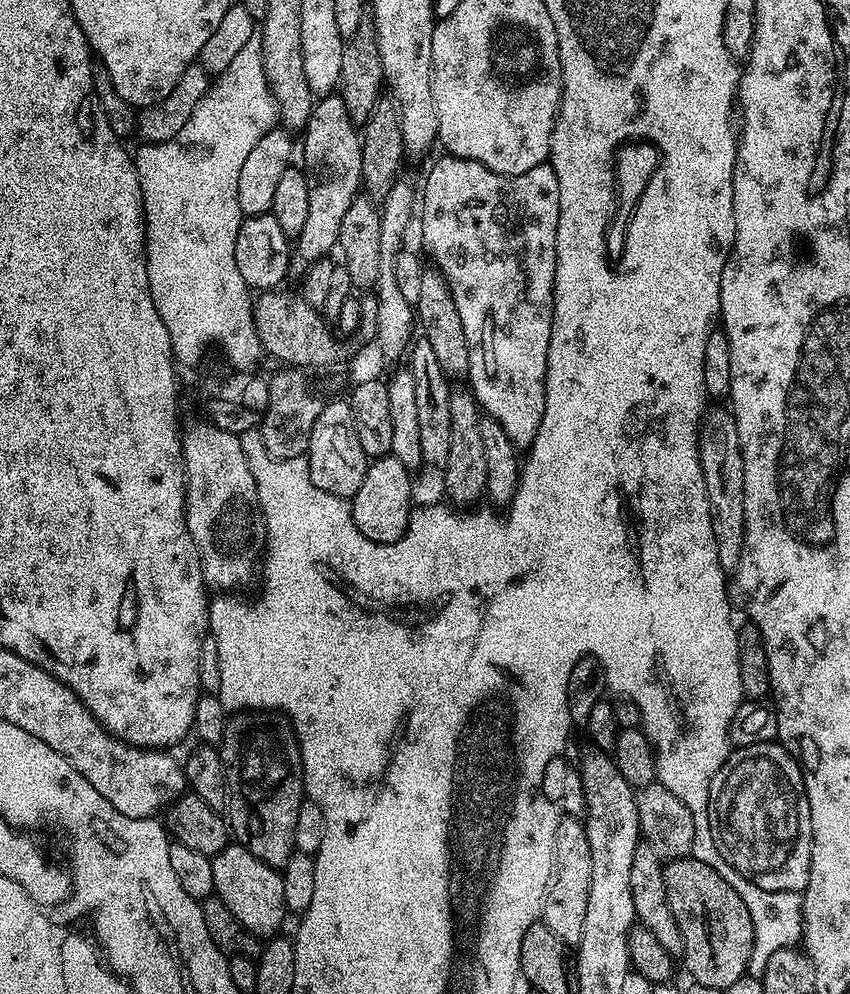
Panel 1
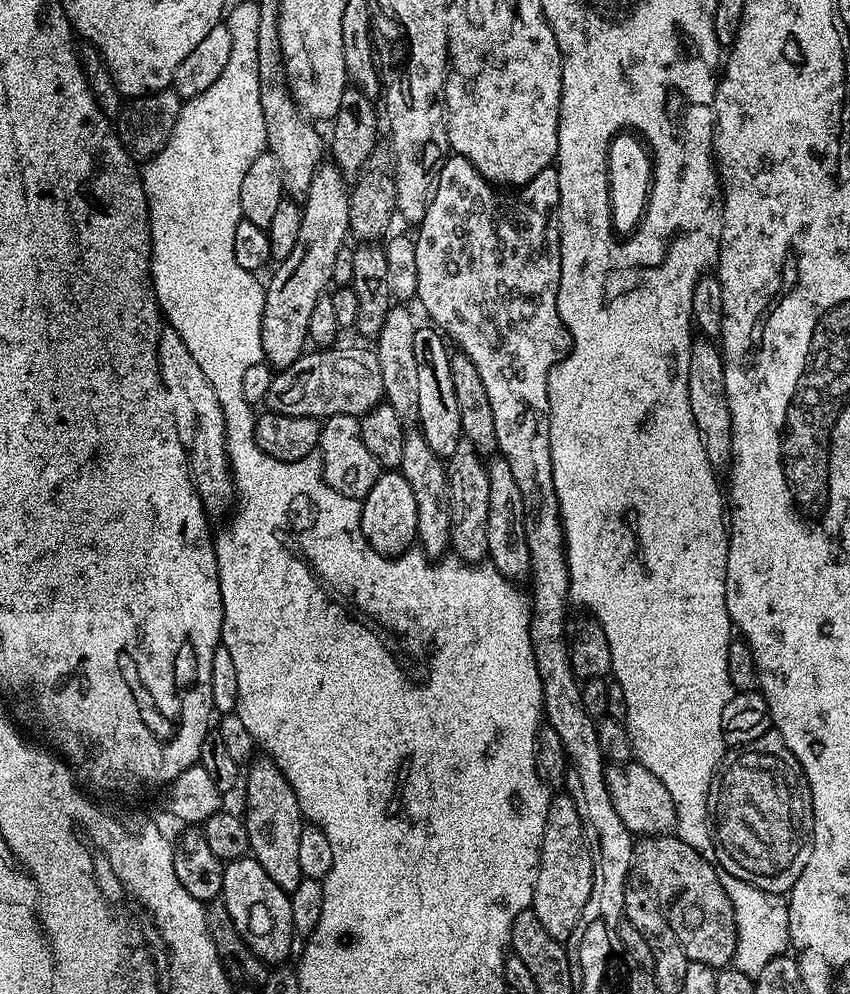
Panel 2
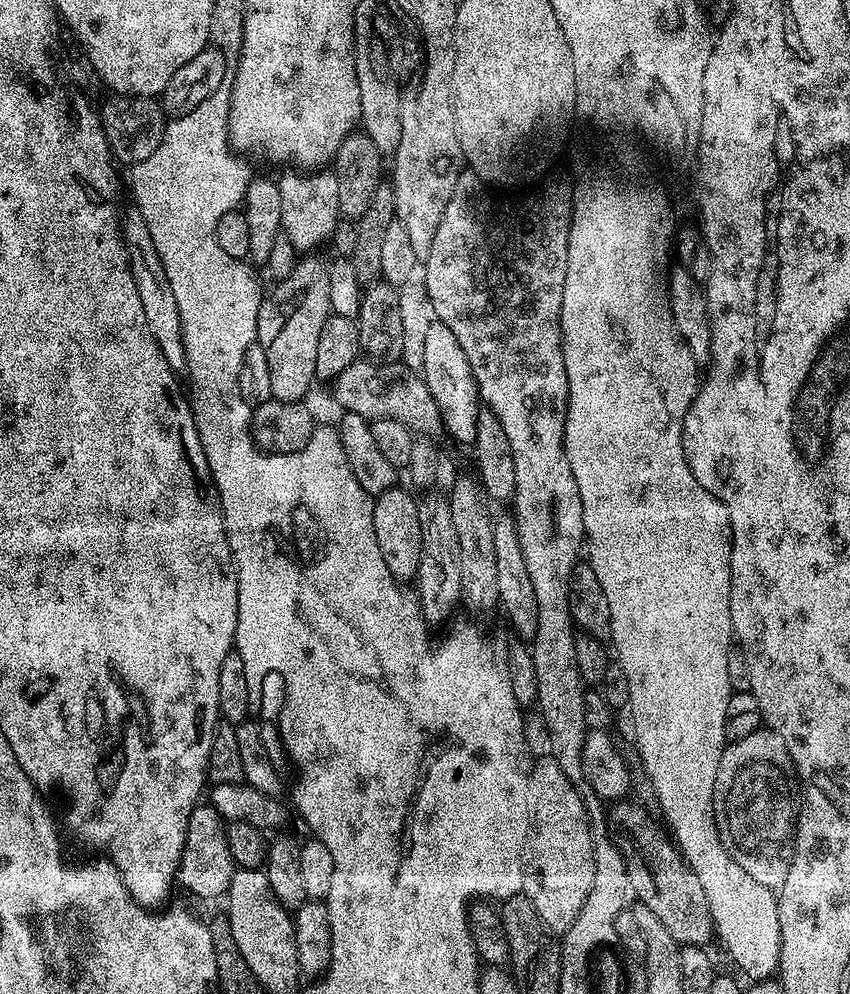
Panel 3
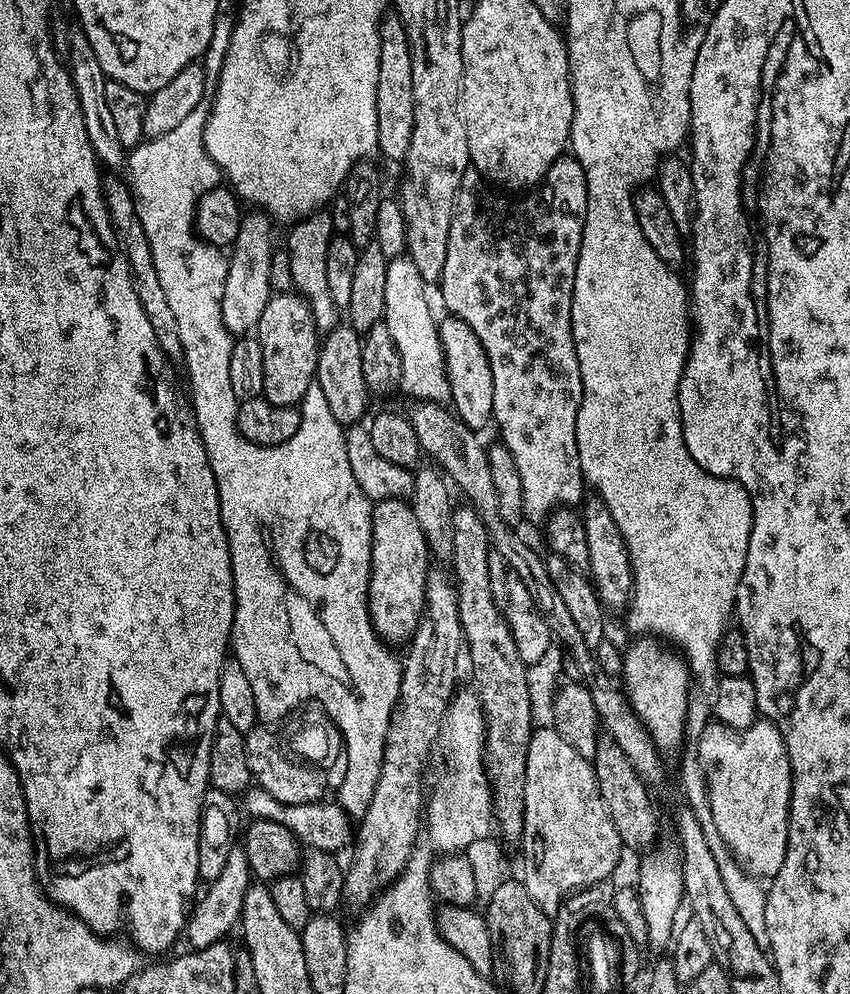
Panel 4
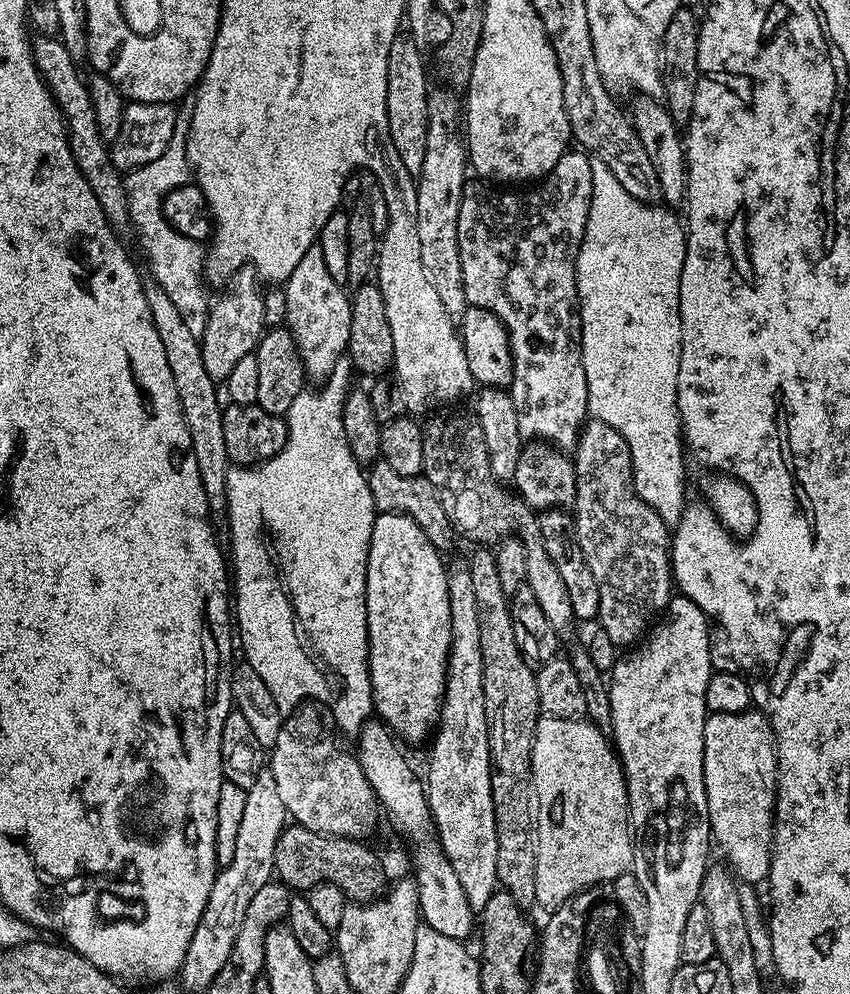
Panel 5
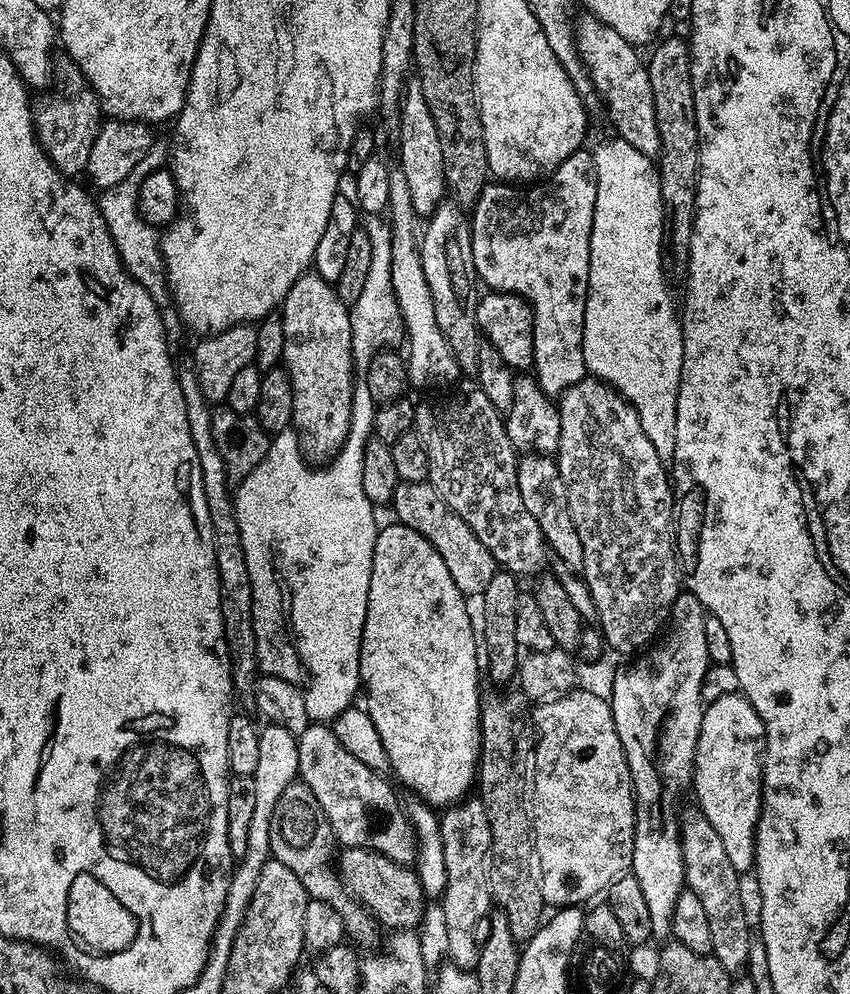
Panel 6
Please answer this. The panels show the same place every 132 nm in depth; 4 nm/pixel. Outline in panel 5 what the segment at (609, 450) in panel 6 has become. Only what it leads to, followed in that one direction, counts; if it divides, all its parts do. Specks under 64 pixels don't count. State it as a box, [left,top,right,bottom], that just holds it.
[574,419,674,644]

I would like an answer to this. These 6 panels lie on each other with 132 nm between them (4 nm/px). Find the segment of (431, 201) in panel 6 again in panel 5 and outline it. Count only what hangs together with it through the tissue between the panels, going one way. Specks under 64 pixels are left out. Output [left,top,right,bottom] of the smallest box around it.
[386,34,430,177]

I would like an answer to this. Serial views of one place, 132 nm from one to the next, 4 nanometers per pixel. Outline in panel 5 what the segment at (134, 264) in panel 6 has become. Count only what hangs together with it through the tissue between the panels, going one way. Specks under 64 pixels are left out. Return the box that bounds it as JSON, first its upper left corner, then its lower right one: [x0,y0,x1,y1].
[124,98,210,337]

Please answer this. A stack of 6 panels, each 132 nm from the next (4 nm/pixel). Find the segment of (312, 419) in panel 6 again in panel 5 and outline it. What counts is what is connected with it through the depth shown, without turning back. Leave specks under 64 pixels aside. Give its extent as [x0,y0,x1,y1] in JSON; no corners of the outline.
[283,243,352,382]

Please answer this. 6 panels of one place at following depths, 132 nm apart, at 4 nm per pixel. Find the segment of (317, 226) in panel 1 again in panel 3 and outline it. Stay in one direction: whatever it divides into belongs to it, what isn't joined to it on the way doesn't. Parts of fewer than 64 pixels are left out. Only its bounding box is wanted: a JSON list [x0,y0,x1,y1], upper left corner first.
[254,259,330,402]

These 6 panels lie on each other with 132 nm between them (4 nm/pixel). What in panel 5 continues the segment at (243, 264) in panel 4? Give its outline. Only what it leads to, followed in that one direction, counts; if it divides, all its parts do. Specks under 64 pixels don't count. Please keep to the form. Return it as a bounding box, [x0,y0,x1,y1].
[200,266,264,382]

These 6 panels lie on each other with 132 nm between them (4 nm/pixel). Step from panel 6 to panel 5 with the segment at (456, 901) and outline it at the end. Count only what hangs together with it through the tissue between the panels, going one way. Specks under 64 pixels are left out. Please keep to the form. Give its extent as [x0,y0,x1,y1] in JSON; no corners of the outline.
[424,559,498,913]

